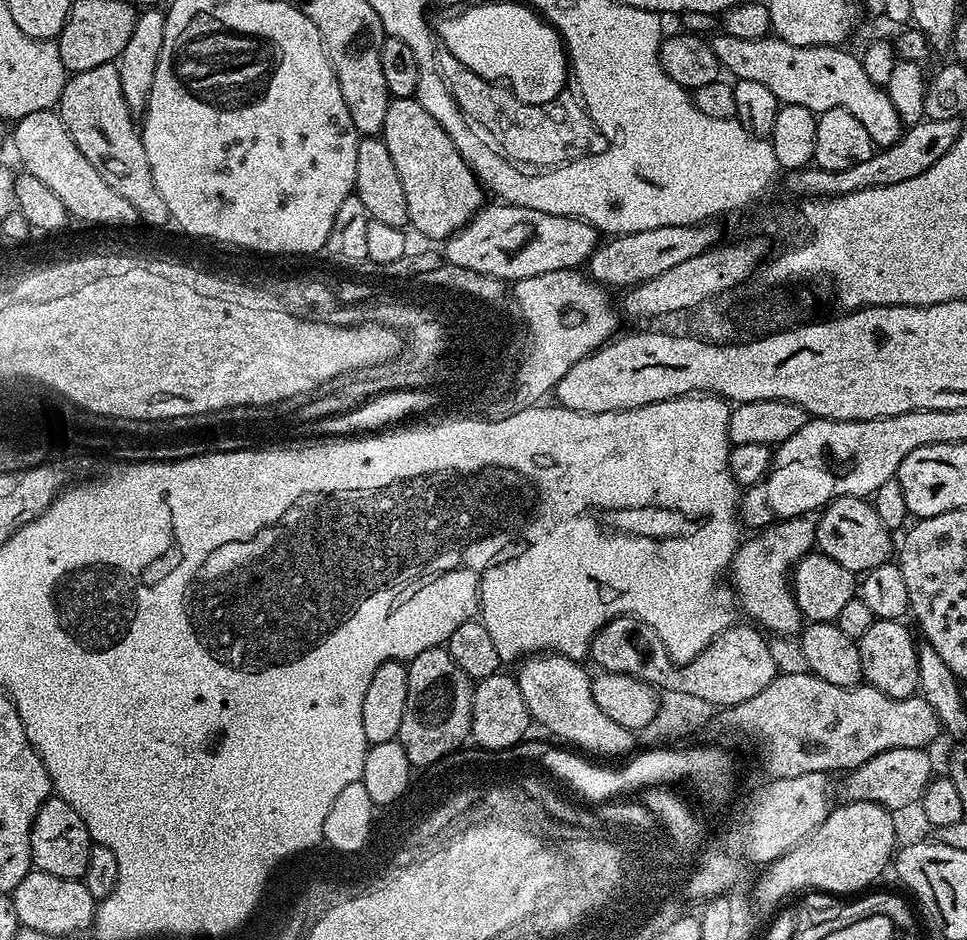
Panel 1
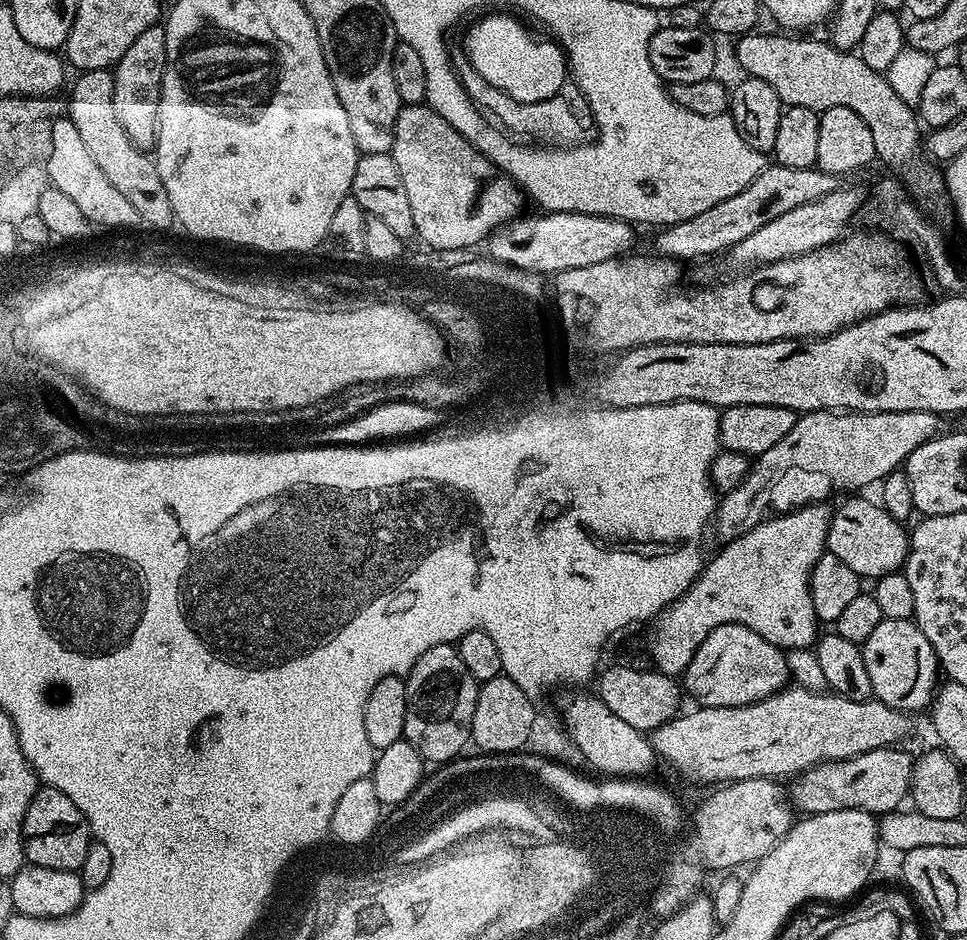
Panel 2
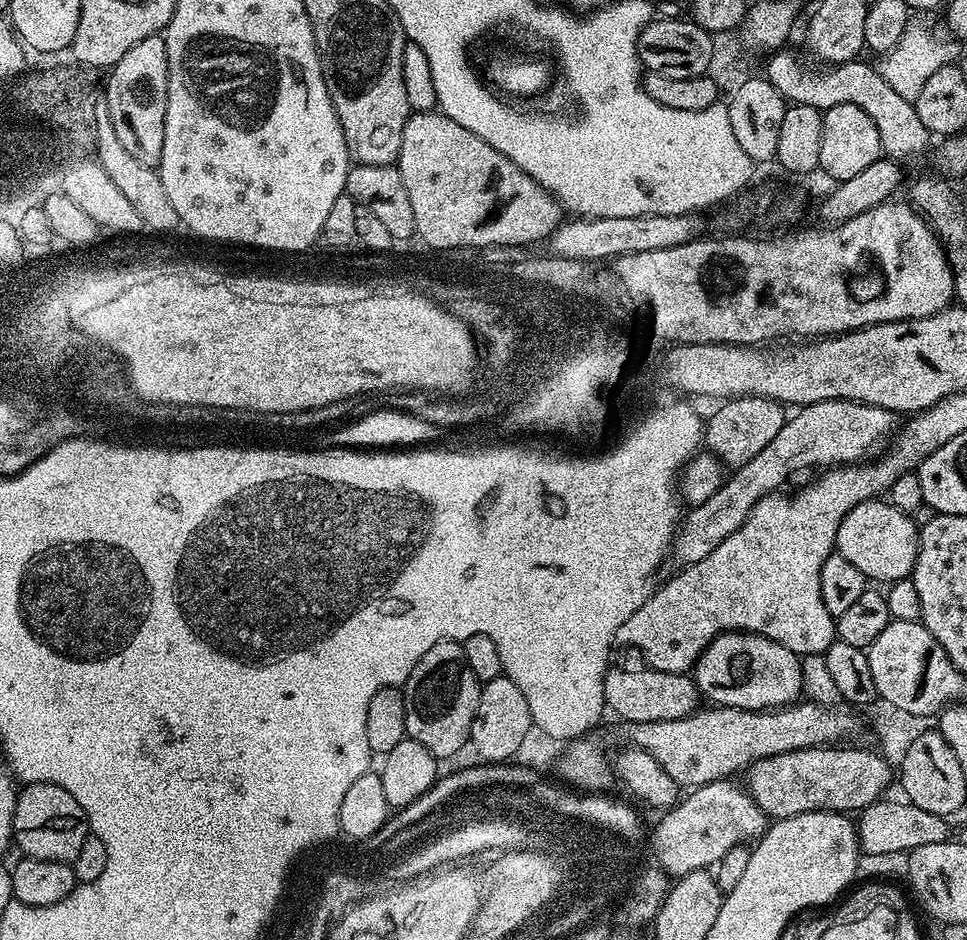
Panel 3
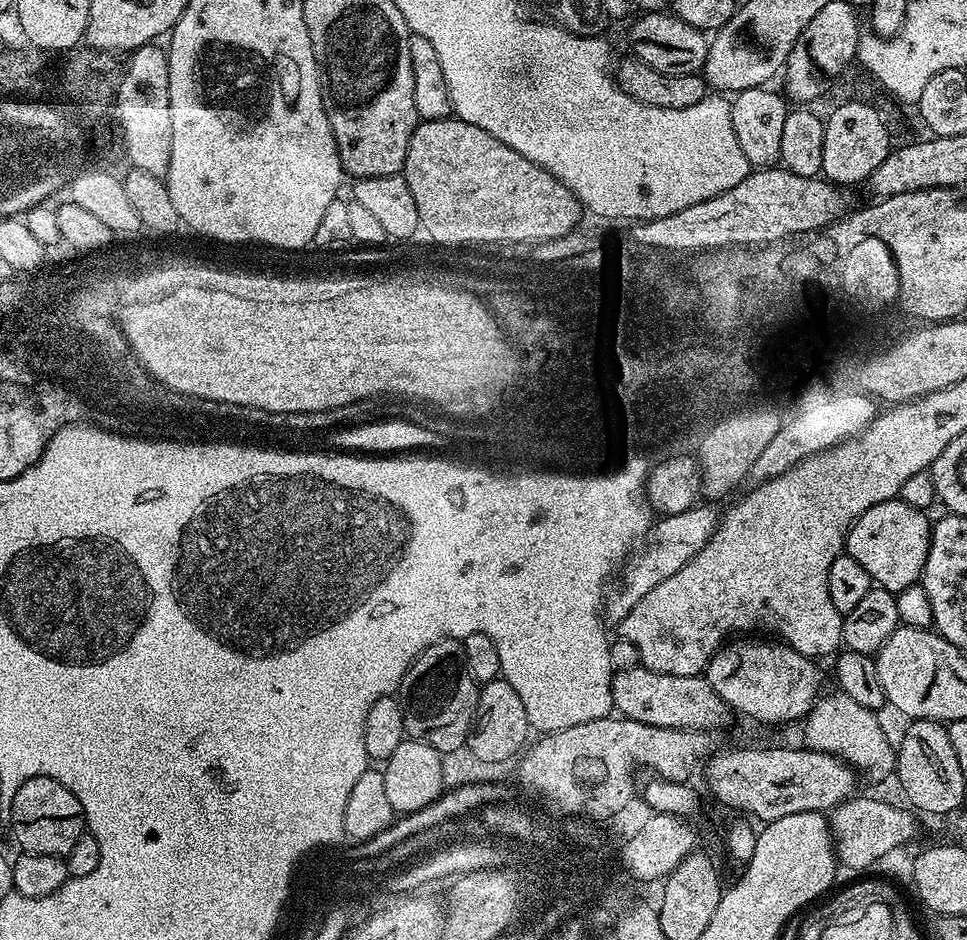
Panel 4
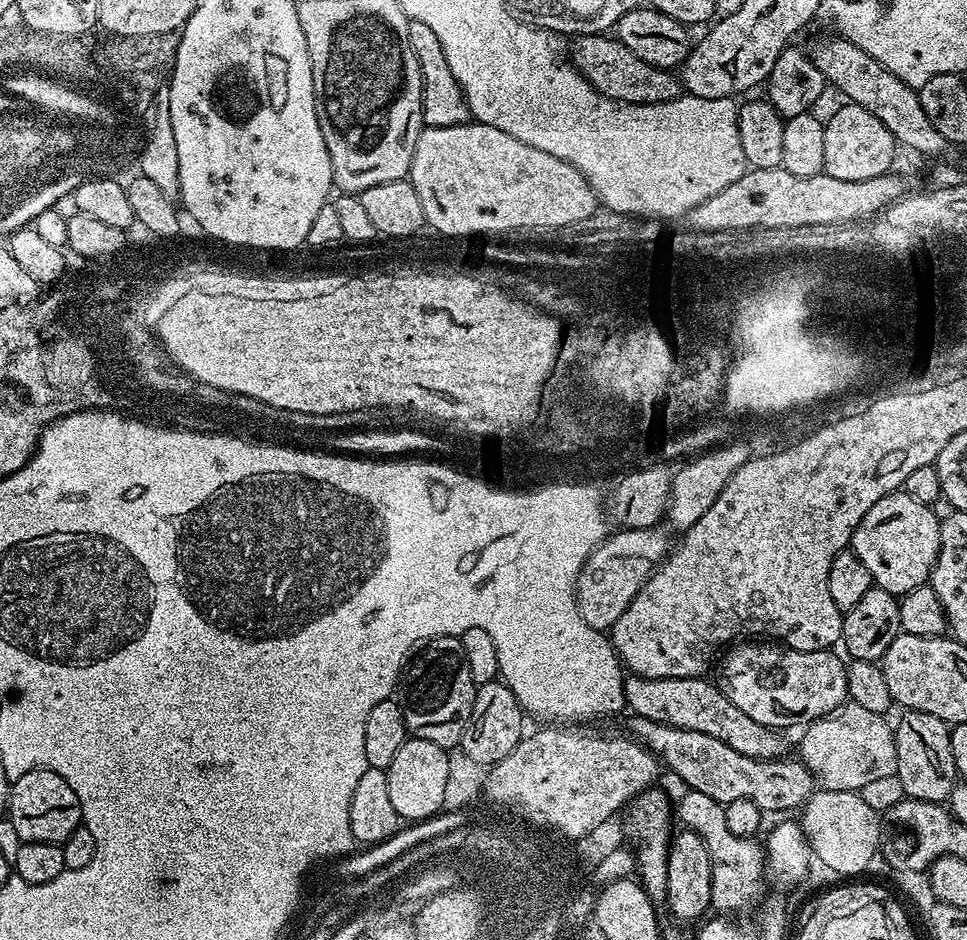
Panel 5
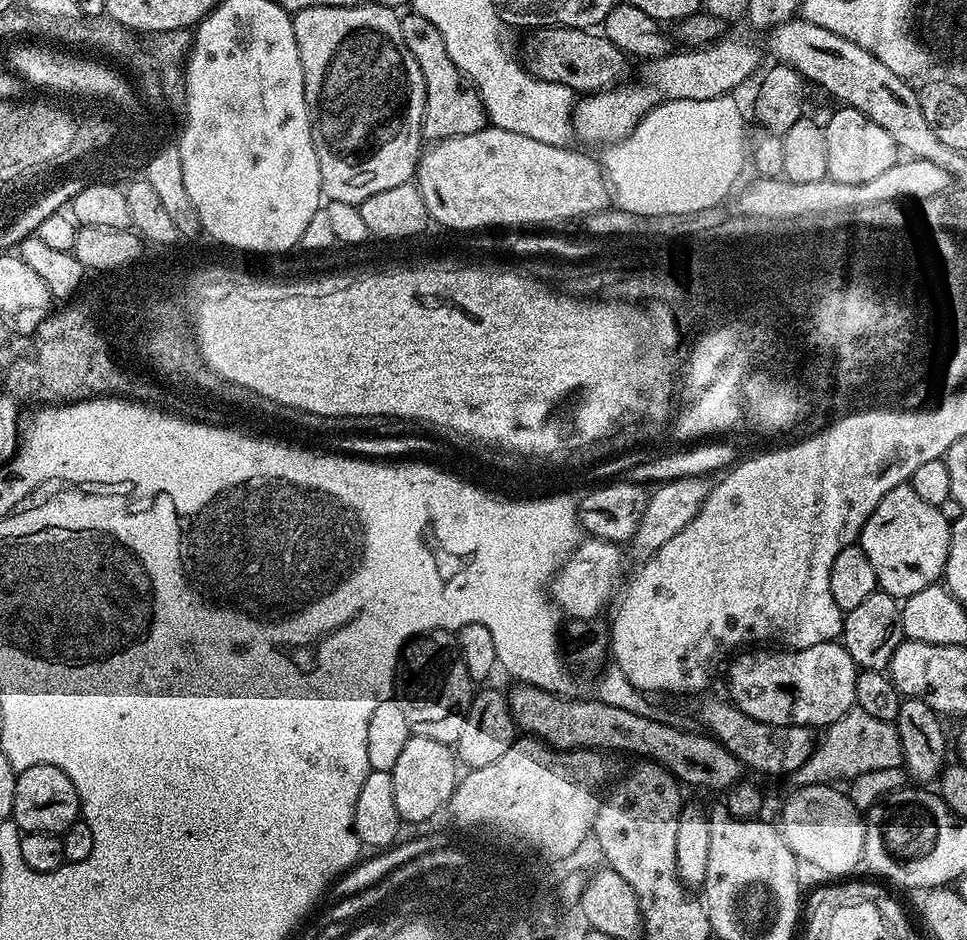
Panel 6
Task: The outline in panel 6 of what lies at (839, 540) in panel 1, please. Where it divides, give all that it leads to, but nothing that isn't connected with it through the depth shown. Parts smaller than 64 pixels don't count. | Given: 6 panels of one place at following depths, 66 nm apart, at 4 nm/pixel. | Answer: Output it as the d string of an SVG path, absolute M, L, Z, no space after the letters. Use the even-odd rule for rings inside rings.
M911 483L899 484L890 490L862 526L858 541L866 558L870 558L870 566L874 566L879 591L903 602L918 594L918 590L937 583L944 575L951 529L951 523L940 509L930 506L930 502L922 502L922 498L914 494Z

